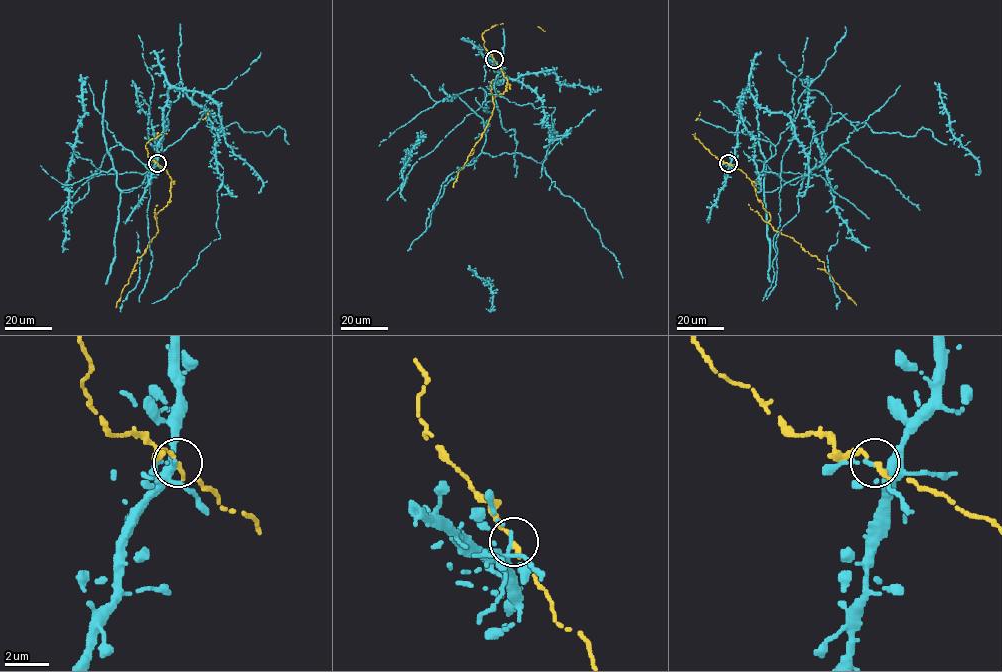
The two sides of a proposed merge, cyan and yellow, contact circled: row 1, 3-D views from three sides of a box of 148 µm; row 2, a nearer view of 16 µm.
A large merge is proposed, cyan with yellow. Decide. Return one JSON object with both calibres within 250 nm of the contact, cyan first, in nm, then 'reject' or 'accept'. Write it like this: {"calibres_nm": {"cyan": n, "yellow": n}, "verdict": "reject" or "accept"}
{"calibres_nm": {"cyan": 220, "yellow": 280}, "verdict": "reject"}

